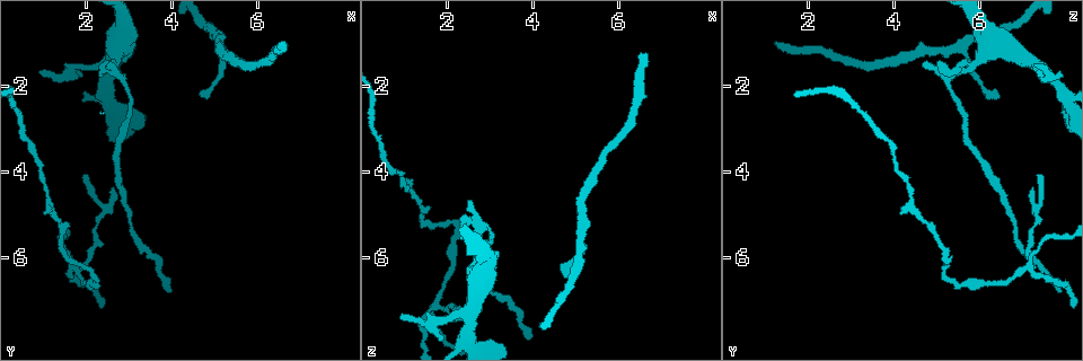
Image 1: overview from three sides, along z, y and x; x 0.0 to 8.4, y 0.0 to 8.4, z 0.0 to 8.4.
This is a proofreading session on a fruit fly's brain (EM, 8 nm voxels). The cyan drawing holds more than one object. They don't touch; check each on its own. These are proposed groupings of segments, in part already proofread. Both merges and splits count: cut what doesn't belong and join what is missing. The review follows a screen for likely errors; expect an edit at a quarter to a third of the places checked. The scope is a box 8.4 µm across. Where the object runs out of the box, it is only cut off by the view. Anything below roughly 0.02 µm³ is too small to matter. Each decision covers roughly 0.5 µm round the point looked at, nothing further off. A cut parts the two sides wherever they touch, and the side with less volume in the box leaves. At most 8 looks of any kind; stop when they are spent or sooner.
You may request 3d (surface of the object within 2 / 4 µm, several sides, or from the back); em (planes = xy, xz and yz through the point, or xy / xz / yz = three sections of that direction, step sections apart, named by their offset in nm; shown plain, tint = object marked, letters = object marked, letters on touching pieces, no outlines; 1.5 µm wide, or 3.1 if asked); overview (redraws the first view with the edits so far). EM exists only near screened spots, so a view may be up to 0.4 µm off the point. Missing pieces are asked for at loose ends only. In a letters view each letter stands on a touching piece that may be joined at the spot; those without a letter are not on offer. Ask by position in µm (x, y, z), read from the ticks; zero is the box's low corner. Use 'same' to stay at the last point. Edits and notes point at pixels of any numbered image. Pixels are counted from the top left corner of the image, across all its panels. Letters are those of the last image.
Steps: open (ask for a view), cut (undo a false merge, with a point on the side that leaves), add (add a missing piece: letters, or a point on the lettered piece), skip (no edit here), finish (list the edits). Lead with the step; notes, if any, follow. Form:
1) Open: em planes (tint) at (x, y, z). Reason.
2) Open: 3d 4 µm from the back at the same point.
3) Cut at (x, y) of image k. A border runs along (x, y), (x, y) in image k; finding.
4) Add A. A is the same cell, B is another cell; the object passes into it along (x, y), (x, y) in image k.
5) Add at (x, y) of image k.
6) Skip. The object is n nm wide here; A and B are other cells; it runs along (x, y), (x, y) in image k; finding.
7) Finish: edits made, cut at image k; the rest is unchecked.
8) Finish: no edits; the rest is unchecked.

Open: em yz step 4 (letters) at (1.95, 4.00, 7.35). Thin end.

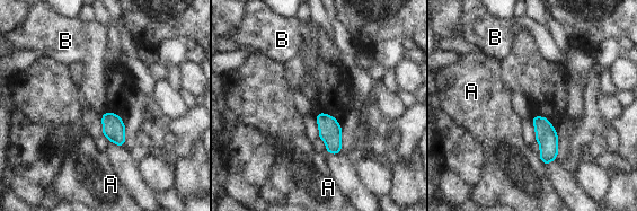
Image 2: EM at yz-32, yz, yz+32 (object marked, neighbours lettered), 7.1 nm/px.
Skip. The longest contact is with A, 140 nm; A and B are other cells; no lettered piece goes on from it.

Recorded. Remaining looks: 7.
Open: 3d 4 µm from the back at (4.75, 2.20, 6.50). Free end.

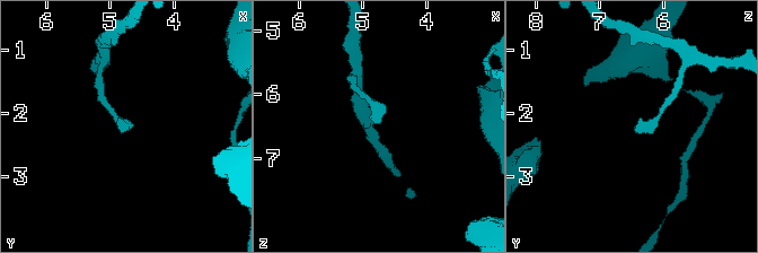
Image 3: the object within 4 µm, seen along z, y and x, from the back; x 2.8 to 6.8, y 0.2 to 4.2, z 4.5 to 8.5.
Open: em yz step 4 (tint) at (4.70, 2.20, 6.50). Shape alone is not enough.

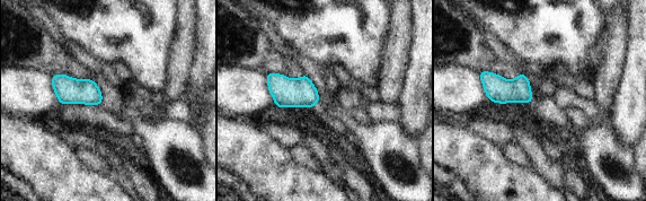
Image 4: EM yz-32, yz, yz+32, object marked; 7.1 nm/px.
Open: em planes (letters) at the same point. Cut it another way.

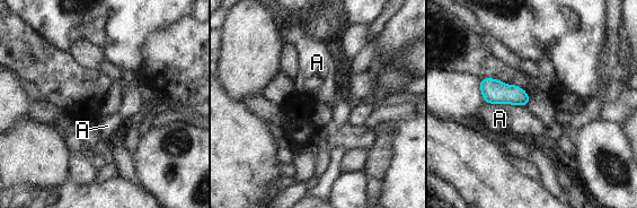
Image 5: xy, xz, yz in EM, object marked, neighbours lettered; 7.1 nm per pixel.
Skip. The longest contact is with A, 300 nm; A is another cell; none of them fits.

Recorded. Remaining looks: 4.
Open: 3d 4 µm from the back at (2.75, 1.80, 5.25). Abrupt turn.

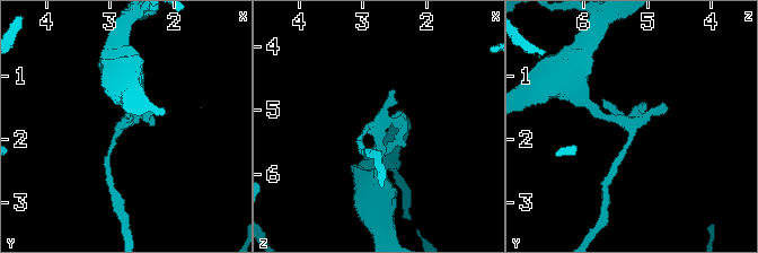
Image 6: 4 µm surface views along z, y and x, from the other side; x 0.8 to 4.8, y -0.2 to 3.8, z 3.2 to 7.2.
Open: em planes (tint) at (2.75, 1.70, 5.35). Shape alone is not enough.

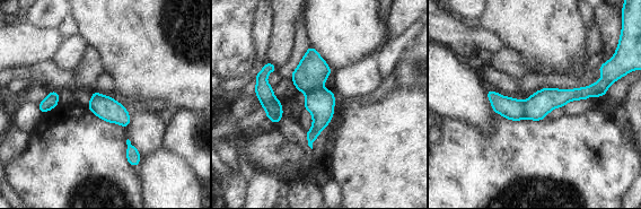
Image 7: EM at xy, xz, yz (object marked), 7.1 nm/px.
Open: em planes (letters) at the same point.

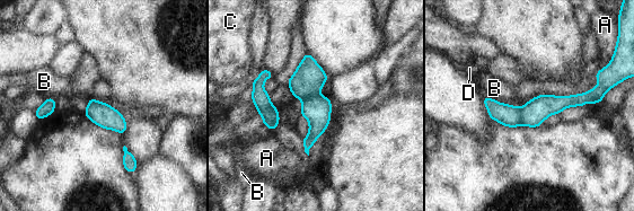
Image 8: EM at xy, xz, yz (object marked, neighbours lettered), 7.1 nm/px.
Cut at (505, 114) of image 8. A, B, C and D are other cells; a border runs along (519, 108), (521, 124) in image 8; a second cell is stuck on.

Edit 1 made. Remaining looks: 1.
Finish: edits made, cut at image 8; the rest is unchecked.

